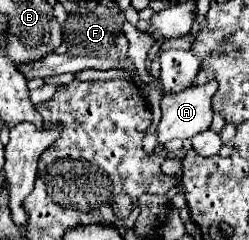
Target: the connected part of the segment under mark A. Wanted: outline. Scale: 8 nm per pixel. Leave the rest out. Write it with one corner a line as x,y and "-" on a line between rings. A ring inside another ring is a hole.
216,83
194,85
184,91
162,95
162,119
158,125
158,141
164,145
170,139
192,139
196,133
206,131
212,123
212,95
216,93

